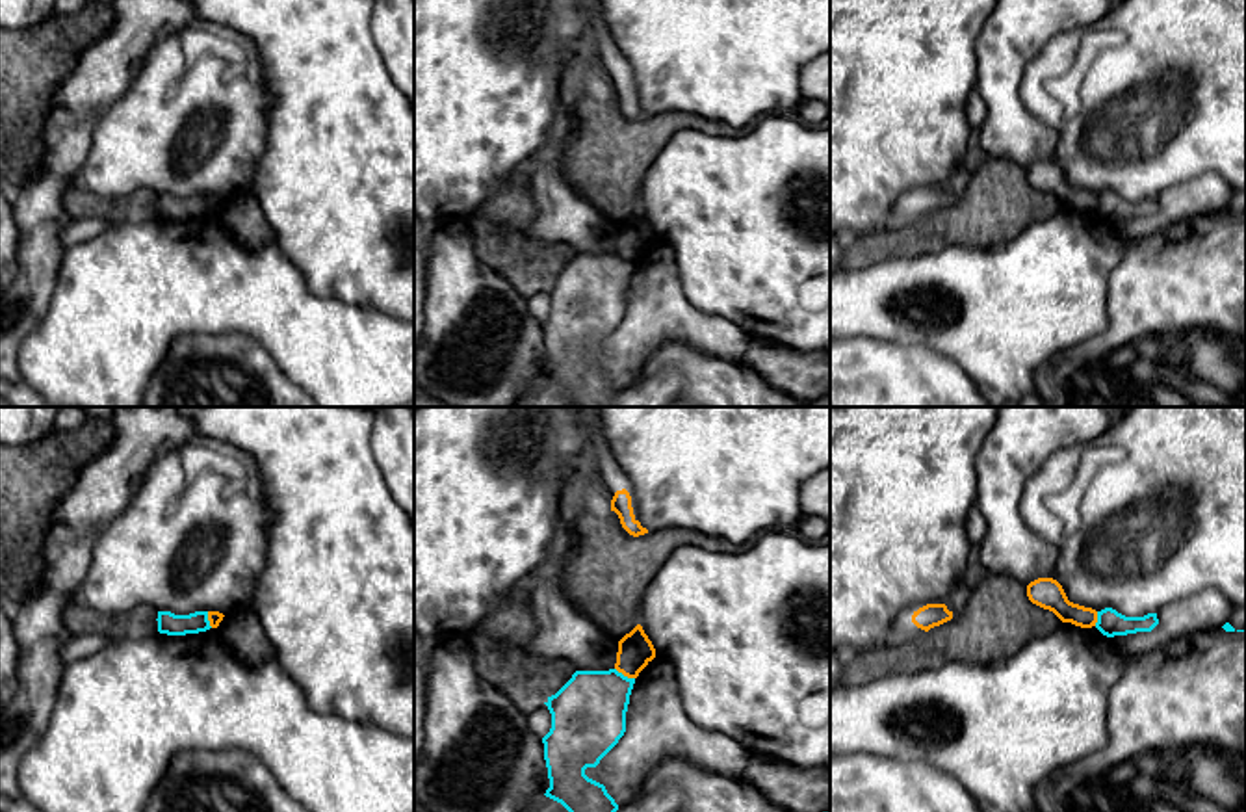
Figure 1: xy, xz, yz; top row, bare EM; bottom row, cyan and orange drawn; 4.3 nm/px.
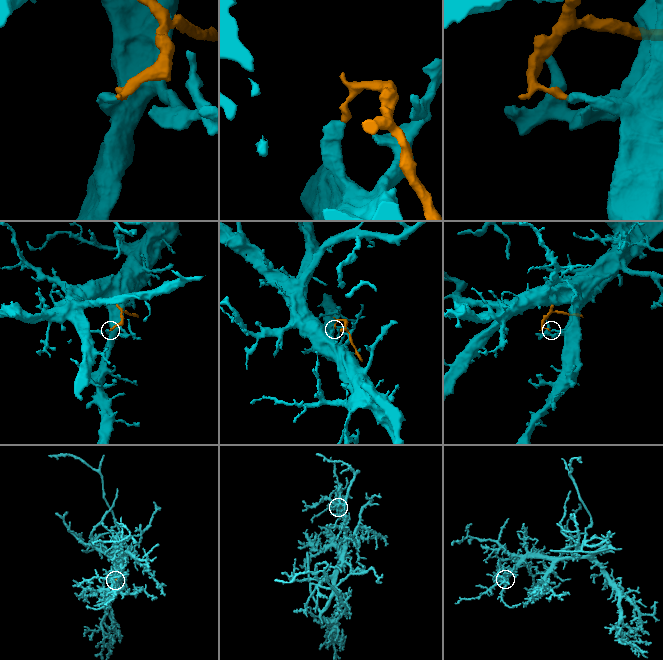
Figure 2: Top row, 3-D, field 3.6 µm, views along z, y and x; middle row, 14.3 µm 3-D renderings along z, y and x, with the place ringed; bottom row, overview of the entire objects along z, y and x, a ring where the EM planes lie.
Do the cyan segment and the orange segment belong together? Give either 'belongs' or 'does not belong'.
does not belong

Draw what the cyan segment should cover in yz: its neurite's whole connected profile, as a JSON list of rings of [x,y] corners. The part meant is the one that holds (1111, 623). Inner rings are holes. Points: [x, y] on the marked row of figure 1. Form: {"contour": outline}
{"contour": [[[1112,608],[1097,611],[1096,628],[1107,635],[1127,635],[1136,632],[1151,632],[1159,624],[1157,613],[1148,613],[1144,617],[1125,617]]]}

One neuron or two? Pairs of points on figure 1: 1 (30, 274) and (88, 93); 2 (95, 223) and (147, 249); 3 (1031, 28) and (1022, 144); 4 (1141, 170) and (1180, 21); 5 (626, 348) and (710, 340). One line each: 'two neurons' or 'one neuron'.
1: one neuron
2: two neurons
3: one neuron
4: one neuron
5: one neuron

